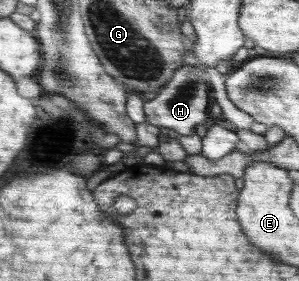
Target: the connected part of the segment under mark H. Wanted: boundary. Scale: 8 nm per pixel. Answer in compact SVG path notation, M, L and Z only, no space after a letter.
M201 68L180 69L175 72L168 83L158 92L156 97L144 104L146 123L159 127L163 132L190 135L196 133L196 126L204 123L209 116L208 90L209 84L202 79Z

